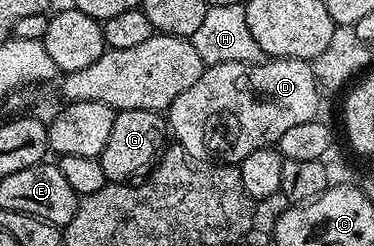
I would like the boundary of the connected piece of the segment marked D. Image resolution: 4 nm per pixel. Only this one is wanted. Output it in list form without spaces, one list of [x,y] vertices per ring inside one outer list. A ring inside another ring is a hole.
[[[269,58],[264,64],[244,64],[243,62],[223,62],[222,64],[211,65],[206,67],[205,72],[199,78],[199,82],[193,83],[187,90],[183,90],[183,94],[179,94],[179,98],[175,98],[175,102],[171,102],[171,106],[167,109],[167,128],[173,136],[176,143],[198,162],[220,162],[222,165],[240,165],[243,158],[247,158],[247,154],[252,154],[254,150],[267,148],[276,145],[283,134],[287,134],[287,130],[291,130],[291,126],[300,126],[302,122],[318,119],[317,107],[321,104],[322,93],[316,82],[313,66],[307,60],[283,60],[280,58]]]

